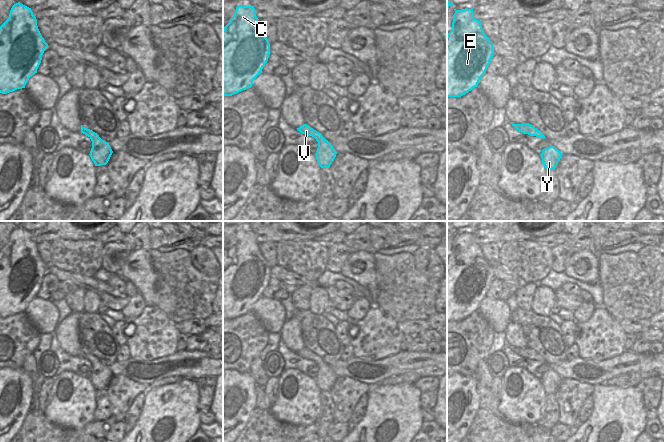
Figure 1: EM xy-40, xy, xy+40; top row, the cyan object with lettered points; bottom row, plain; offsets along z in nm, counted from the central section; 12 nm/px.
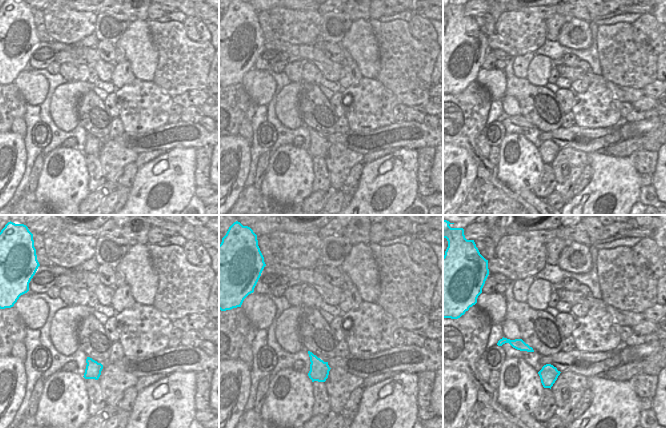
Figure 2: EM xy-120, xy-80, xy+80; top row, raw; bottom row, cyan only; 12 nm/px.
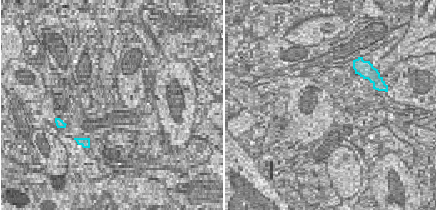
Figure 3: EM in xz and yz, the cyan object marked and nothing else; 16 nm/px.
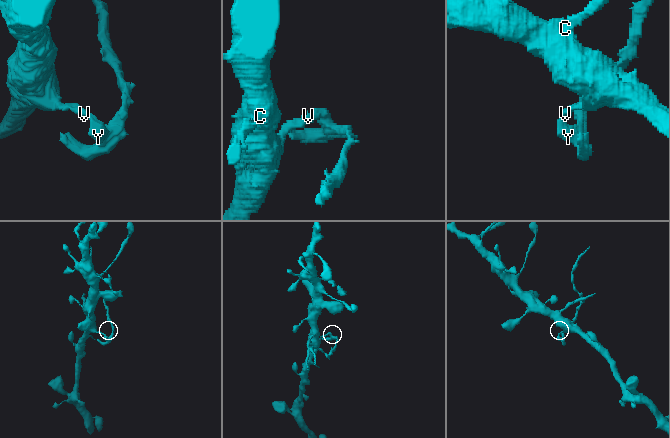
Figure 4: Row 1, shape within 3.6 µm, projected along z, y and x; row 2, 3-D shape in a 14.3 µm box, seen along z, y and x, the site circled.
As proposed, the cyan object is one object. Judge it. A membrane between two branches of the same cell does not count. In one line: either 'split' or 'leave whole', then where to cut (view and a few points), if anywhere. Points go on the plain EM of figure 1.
split; cut xy-40 (104, 365), (98, 373), (92, 368)

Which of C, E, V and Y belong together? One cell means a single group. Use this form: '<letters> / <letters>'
C E V / Y

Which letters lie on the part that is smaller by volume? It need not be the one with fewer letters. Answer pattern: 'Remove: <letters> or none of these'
Remove: Y.

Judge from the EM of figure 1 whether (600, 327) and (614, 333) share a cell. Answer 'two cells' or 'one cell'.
one cell

